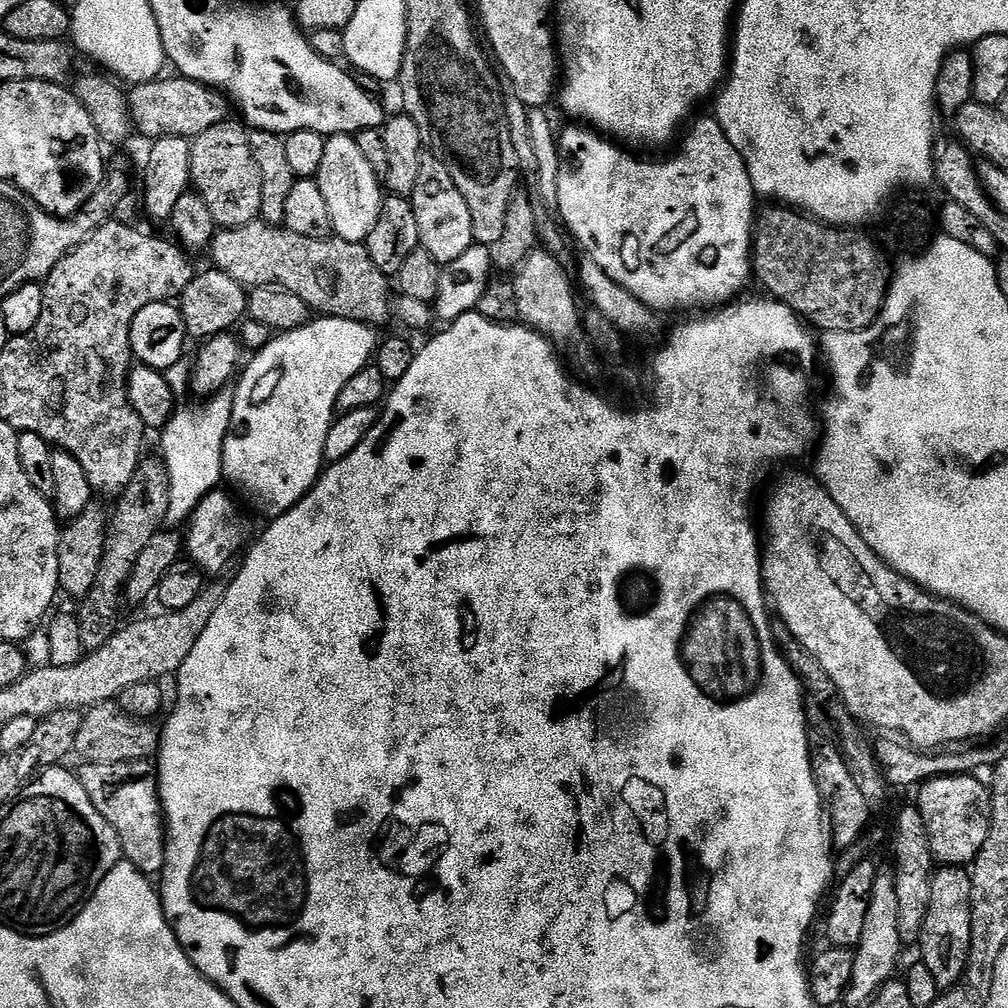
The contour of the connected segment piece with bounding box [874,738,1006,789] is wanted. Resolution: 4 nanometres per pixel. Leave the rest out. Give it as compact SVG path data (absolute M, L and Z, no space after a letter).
M896 738L880 739L884 740L877 739L874 744L876 761L882 770L884 779L893 789L912 787L915 789L917 786L923 786L937 778L960 778L968 774L964 772L980 772L983 768L992 770L1002 762L1002 758L1006 754L1006 748L1000 744L992 744L989 748L972 746L969 747L972 748L969 752L960 752L964 750L917 750Z

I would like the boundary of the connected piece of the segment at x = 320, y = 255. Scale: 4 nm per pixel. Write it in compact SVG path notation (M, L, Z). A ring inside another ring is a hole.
M263 222L220 228L212 239L211 263L238 283L254 288L285 288L298 294L313 313L381 326L390 320L389 277L374 266L364 244L339 238L302 238L289 228Z

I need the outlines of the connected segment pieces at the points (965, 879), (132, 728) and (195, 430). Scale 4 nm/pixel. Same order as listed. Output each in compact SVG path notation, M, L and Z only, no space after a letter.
M960 866L937 867L932 873L930 906L926 910L926 922L922 922L918 951L919 959L934 974L934 982L942 990L953 988L962 978L968 965L971 937L972 877Z
M119 703L95 704L80 717L75 755L81 756L84 764L118 766L118 762L148 760L157 755L161 733L152 729L147 720L135 720L120 708Z
M220 390L205 400L208 401L201 408L192 408L189 412L182 408L173 413L160 434L160 456L170 482L170 502L167 503L165 520L165 525L170 528L183 525L198 502L206 498L206 494L217 491L225 479L224 443L232 417L232 392Z

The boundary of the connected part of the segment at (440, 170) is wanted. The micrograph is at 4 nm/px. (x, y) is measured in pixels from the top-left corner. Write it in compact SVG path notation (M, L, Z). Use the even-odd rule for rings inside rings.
M421 155L418 178L414 182L410 199L414 218L418 218L420 247L426 249L436 259L437 264L443 266L454 262L454 258L462 258L466 250L474 247L470 210L466 206L466 198L462 198L458 186L454 186L454 178L450 178L439 156Z

